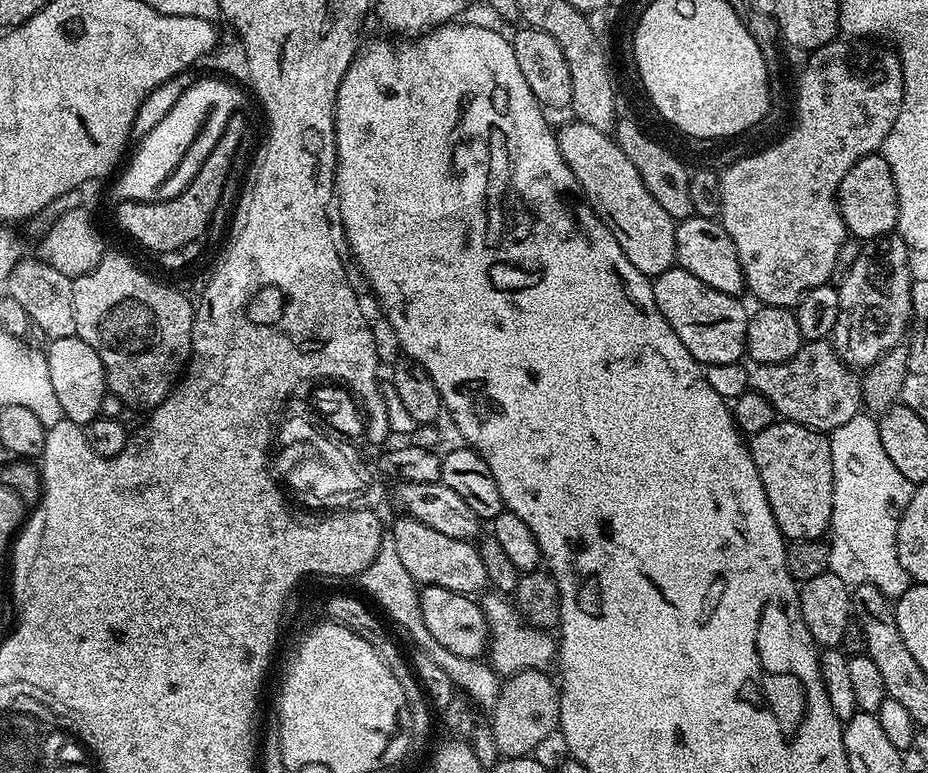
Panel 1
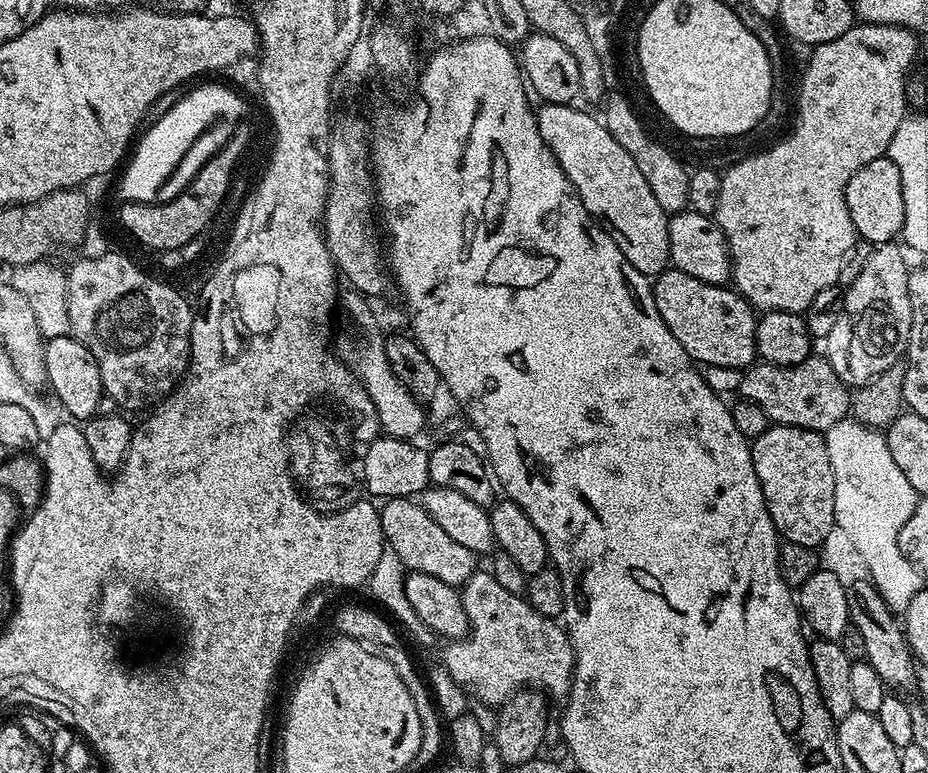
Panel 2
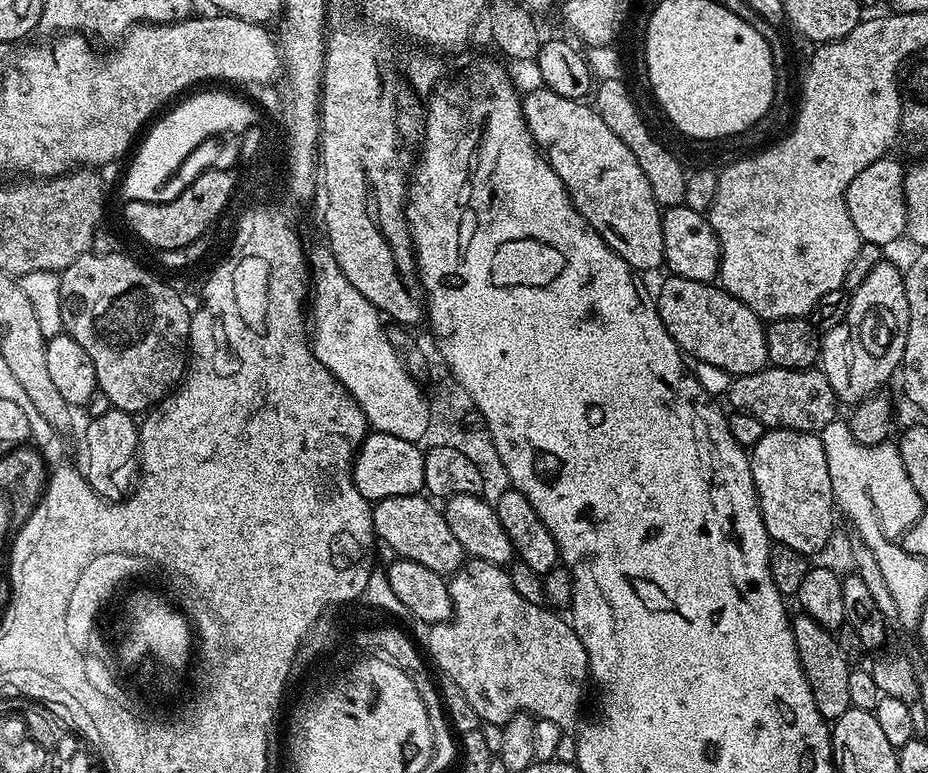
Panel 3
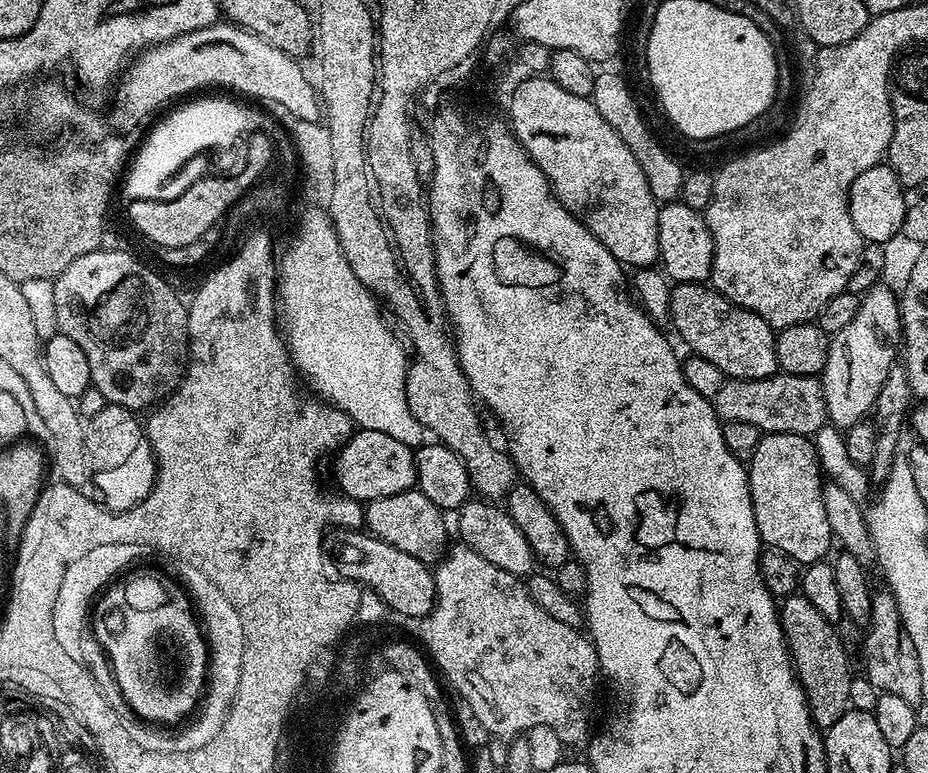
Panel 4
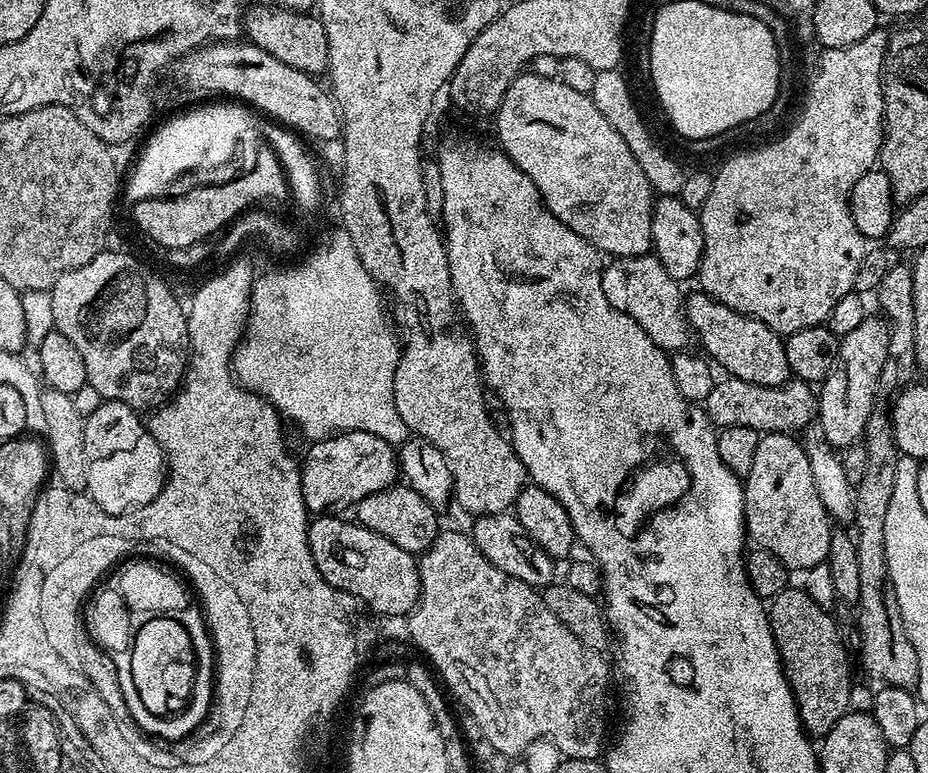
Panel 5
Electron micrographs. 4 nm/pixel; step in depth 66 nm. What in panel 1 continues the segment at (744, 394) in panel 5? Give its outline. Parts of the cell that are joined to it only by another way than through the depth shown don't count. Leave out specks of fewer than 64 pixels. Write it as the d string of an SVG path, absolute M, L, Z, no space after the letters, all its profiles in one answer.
M810 340L801 344L798 354L781 364L758 364L748 368L748 387L762 394L770 406L774 406L777 417L804 424L818 432L831 434L842 422L861 415L860 382L857 373L849 368L828 340Z

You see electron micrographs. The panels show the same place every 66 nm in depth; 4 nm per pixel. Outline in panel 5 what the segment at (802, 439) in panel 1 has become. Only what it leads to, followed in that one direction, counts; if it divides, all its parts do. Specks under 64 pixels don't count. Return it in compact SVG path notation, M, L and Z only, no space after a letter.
M787 432L761 435L758 451L754 454L754 466L750 466L750 474L743 481L743 486L744 527L753 545L770 550L770 554L777 556L789 570L803 570L827 561L834 528L827 511L823 508L822 498L818 498L813 471L810 470L810 461L804 453L804 445L795 435Z

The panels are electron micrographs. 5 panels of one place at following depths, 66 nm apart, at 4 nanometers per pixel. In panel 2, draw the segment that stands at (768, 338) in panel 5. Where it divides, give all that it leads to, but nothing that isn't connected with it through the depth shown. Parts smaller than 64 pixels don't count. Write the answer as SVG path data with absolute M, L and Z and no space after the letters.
M671 266L655 277L652 284L654 306L662 314L662 322L682 342L686 354L700 366L730 366L747 369L757 363L757 313L739 292L728 286L698 282L690 274Z

